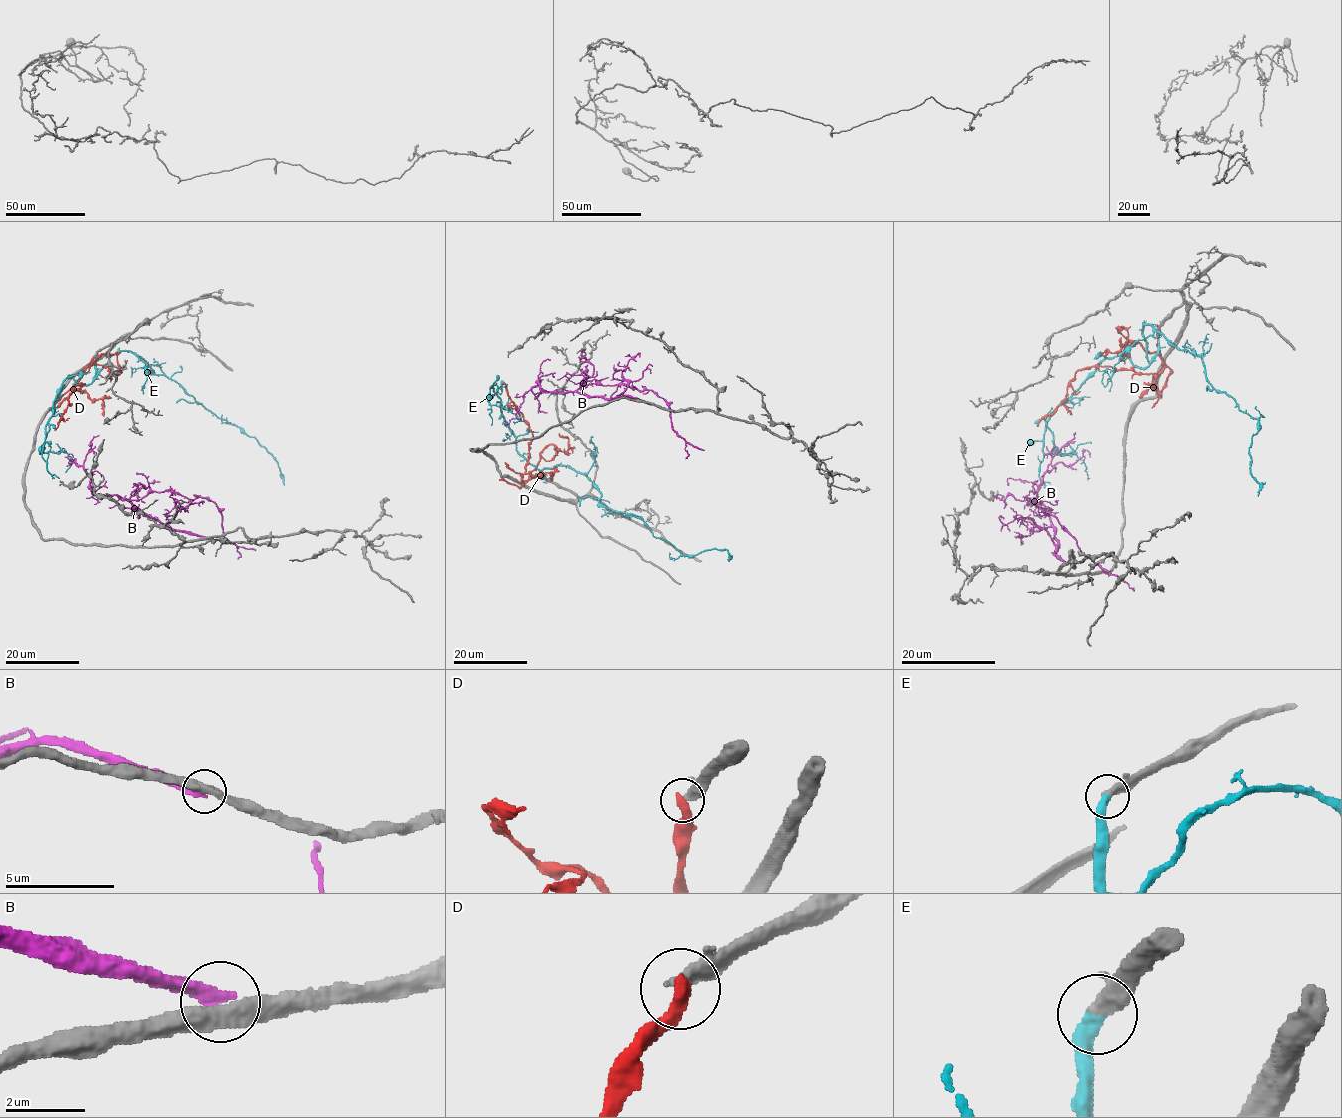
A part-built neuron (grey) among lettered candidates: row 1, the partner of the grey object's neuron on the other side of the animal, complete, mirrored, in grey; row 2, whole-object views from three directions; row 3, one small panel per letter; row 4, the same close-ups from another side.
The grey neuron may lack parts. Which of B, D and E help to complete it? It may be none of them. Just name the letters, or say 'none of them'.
E

